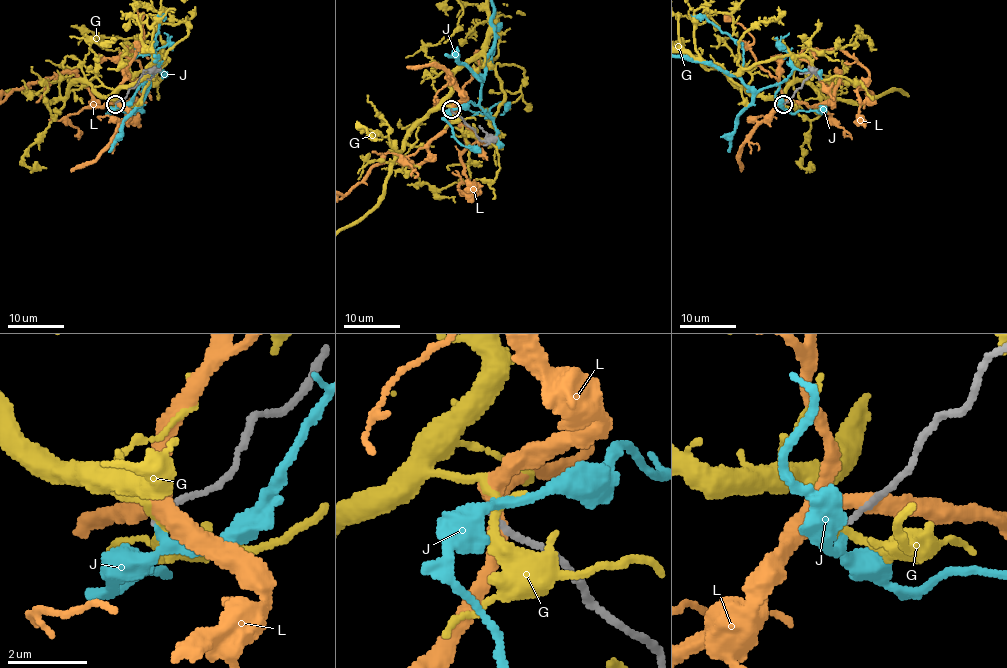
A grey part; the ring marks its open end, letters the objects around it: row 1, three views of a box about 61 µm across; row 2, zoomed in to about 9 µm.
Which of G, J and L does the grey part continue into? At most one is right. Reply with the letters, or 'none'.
none

